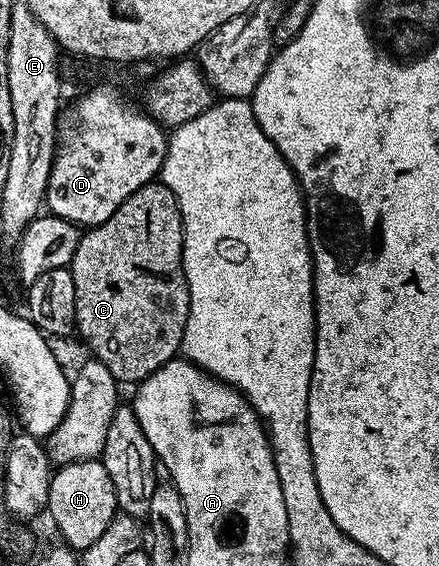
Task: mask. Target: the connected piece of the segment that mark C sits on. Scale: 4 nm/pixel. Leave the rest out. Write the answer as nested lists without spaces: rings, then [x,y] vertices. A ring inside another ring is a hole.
[[[146,183],[113,217],[84,230],[69,266],[75,290],[75,331],[87,342],[88,352],[100,359],[120,384],[138,385],[180,354],[191,302],[183,268],[183,218],[177,197],[165,184]]]

